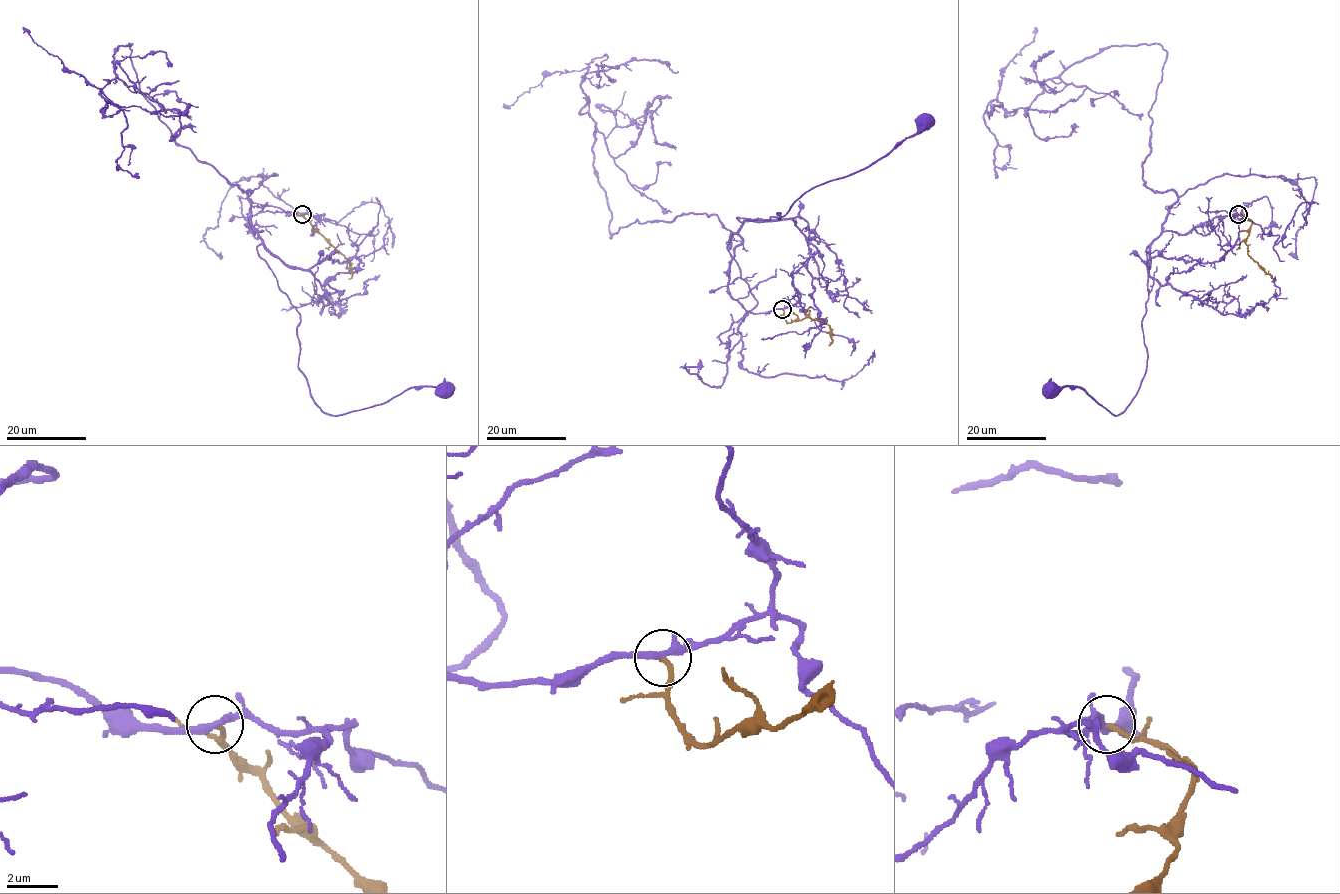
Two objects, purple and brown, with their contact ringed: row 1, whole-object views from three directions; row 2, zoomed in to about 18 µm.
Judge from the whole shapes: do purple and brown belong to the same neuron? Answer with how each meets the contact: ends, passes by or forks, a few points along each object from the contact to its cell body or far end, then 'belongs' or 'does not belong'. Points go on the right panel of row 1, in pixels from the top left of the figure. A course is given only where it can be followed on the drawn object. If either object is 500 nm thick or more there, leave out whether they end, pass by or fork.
purple passes by; brown ends there; purple runs (1238, 214), (1242, 206), (1184, 234), (1162, 232), (1147, 248), (1147, 368), (1122, 413), (1082, 389), (1049, 393); brown runs (1238, 214), (1252, 221), (1246, 240), (1248, 254), (1274, 279); belongs

